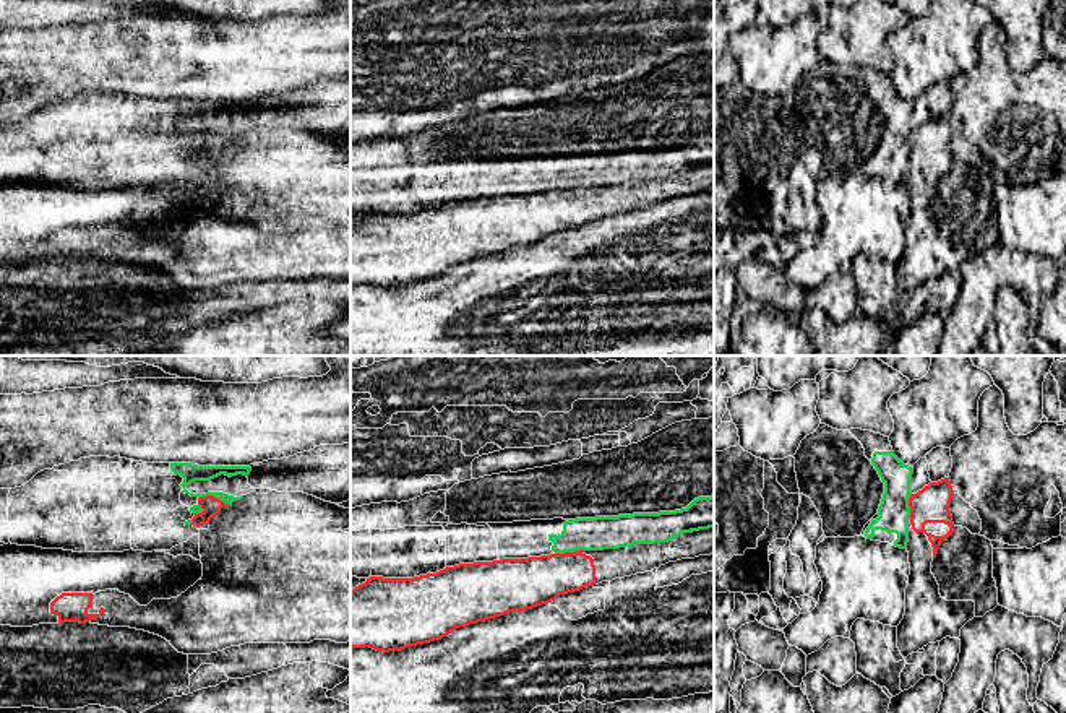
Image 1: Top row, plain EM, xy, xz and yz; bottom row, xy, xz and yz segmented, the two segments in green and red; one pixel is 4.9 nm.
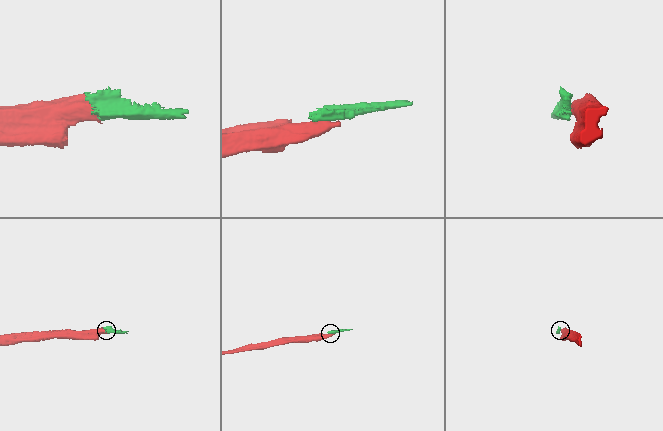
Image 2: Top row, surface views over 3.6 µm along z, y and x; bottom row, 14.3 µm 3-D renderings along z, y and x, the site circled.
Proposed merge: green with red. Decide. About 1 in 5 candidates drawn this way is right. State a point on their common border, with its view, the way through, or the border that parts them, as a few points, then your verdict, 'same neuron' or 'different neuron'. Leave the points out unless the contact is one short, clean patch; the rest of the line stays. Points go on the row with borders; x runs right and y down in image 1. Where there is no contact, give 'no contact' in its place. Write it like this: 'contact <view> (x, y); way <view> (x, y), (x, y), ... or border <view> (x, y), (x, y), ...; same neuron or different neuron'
contact xy (214, 496); border xy (198, 497), (214, 496), (231, 505); different neuron

